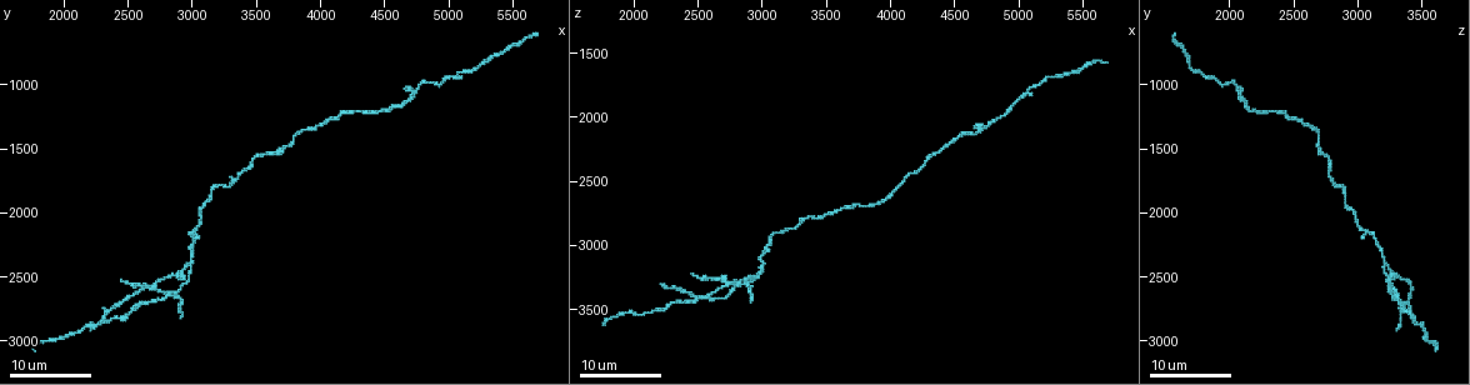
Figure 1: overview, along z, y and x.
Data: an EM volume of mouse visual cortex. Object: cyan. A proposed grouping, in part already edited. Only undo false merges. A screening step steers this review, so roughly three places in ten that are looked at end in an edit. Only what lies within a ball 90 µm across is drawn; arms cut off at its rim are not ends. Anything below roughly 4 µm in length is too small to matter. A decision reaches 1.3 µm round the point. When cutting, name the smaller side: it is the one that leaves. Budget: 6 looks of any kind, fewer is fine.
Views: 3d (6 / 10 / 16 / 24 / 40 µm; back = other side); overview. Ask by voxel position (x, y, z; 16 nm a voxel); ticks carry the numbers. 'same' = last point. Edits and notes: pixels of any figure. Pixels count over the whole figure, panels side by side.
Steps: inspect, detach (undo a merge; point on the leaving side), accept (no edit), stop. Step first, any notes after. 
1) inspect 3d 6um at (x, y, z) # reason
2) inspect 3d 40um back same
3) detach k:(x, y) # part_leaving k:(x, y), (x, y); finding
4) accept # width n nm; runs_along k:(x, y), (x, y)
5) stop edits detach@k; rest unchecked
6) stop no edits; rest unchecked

inspect 3d 24um at (4760, 1000, 2060) # small branch off a trunk

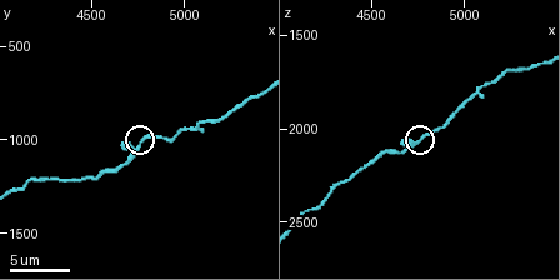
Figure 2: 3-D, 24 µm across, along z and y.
inspect 3d 10um at (4780, 1000, 2040) # zoom in

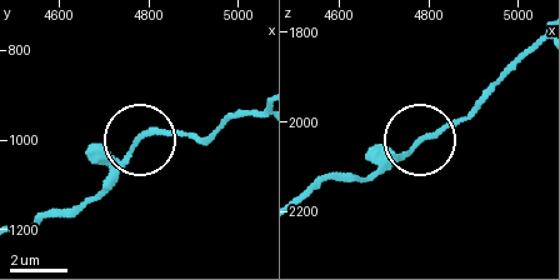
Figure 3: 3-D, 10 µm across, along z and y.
accept # arms 3; runs_along 3:(305, 196), (334, 181), (363, 179), (464, 118), (490, 91); continuous, no second neuron

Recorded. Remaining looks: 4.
inspect 3d 24um at (3000, 2360, 3180) # thin neck

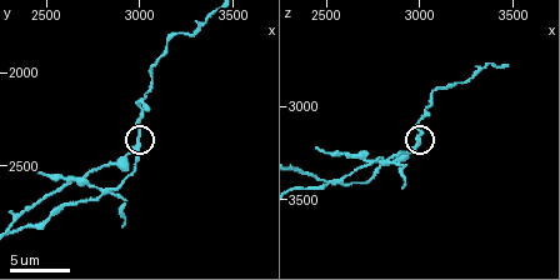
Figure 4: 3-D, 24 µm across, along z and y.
inspect 3d 6um same

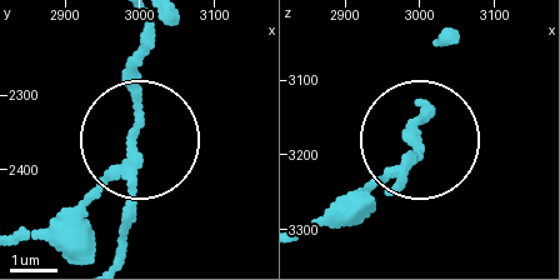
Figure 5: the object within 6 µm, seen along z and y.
detach 5:(75, 214) # width 160 nm; part_leaving 5:(128, 175), (24, 235); a second neuron is stuck on

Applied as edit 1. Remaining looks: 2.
inspect 3d 10um at (3240, 1780, 2860) # narrows sharply

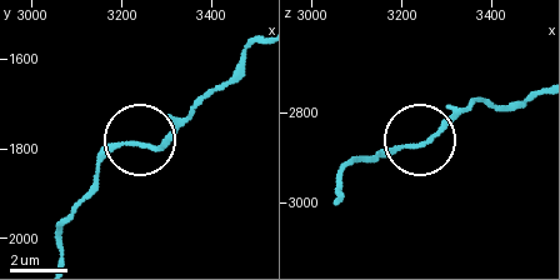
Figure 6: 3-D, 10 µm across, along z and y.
accept # width 140 nm; runs_along 6:(254, 44), (164, 141), (120, 144), (94, 175); all the same neuron

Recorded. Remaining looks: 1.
stop edits detach@5; rest unchecked

